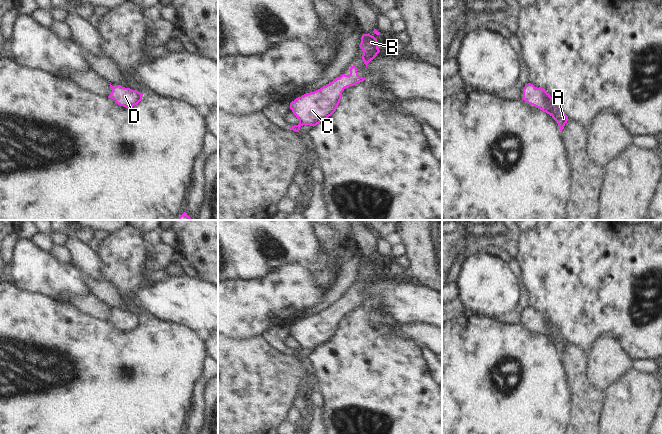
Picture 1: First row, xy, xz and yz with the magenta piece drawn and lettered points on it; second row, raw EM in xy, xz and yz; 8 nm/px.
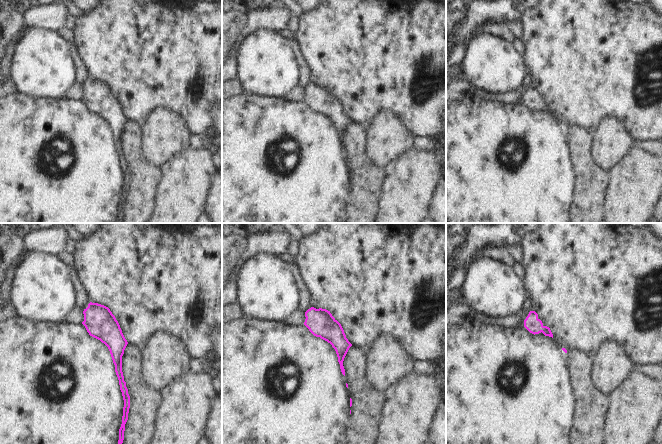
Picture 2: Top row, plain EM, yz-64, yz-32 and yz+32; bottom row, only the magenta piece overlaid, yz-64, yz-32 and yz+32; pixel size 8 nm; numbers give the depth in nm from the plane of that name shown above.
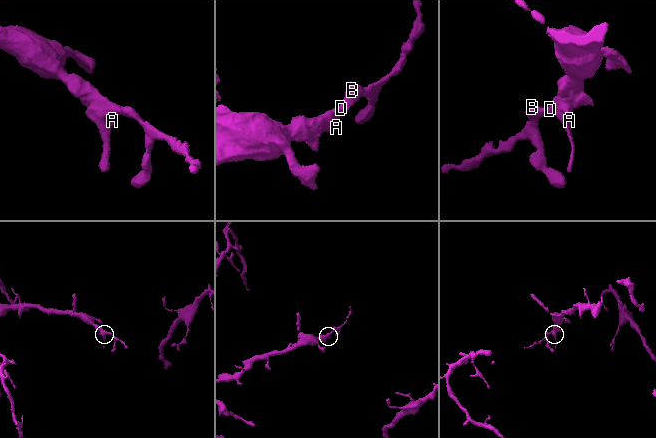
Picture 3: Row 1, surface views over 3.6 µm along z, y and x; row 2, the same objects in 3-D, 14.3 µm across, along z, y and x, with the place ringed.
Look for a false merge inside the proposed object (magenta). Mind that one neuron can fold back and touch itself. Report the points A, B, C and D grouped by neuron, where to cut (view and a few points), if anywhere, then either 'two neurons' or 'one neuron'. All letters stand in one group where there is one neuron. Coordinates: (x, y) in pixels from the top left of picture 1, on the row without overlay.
groups A B C D; cut none; one neuron

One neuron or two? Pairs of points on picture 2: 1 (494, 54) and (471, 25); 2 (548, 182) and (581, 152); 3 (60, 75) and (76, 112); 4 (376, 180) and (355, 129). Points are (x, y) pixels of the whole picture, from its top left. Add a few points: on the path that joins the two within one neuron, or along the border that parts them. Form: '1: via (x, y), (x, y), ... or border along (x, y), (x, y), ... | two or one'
1: border along (489, 31), (475, 34), (466, 46) | two
2: border along (565, 138), (571, 155), (576, 184) | two
3: border along (65, 96), (62, 98), (42, 99) | two
4: via (363, 167), (358, 162), (355, 153), (355, 142) | one

